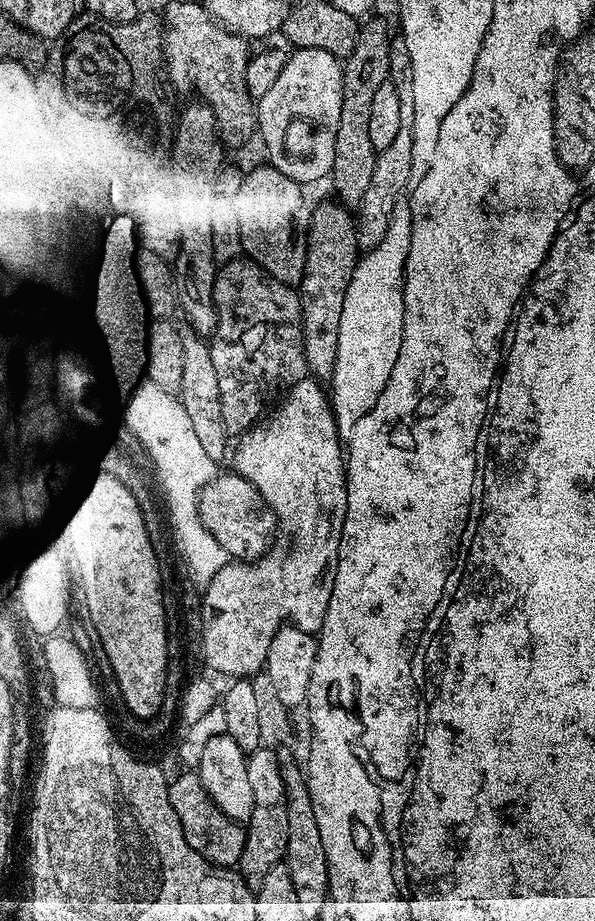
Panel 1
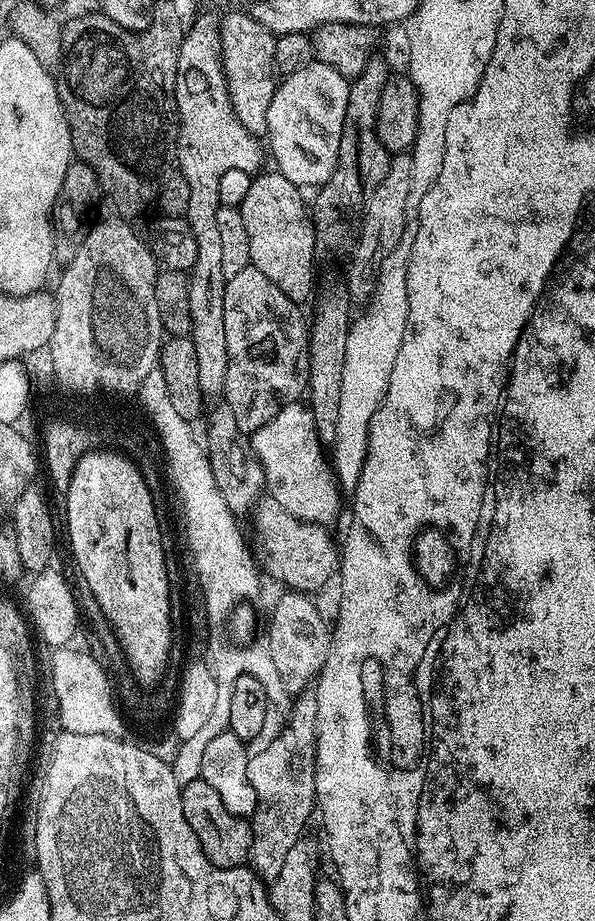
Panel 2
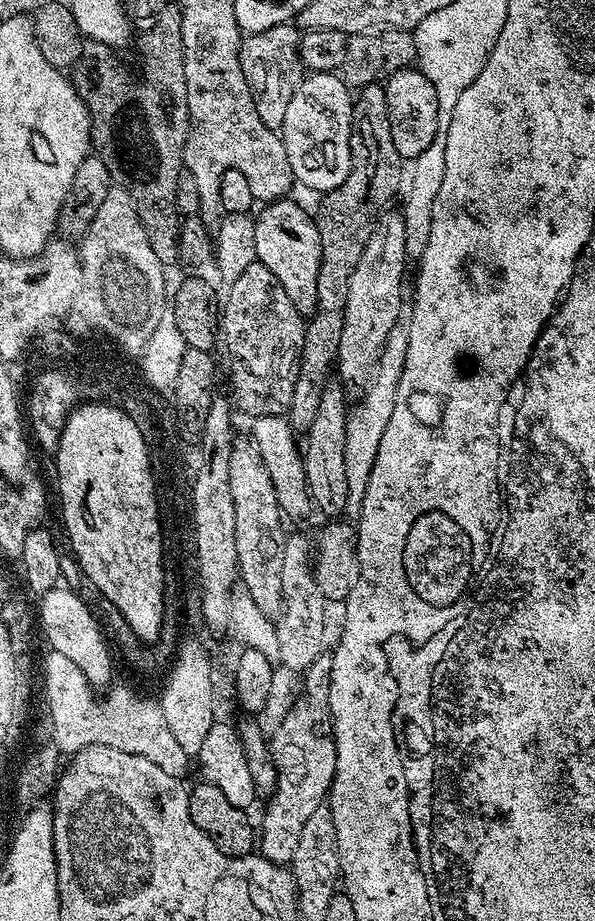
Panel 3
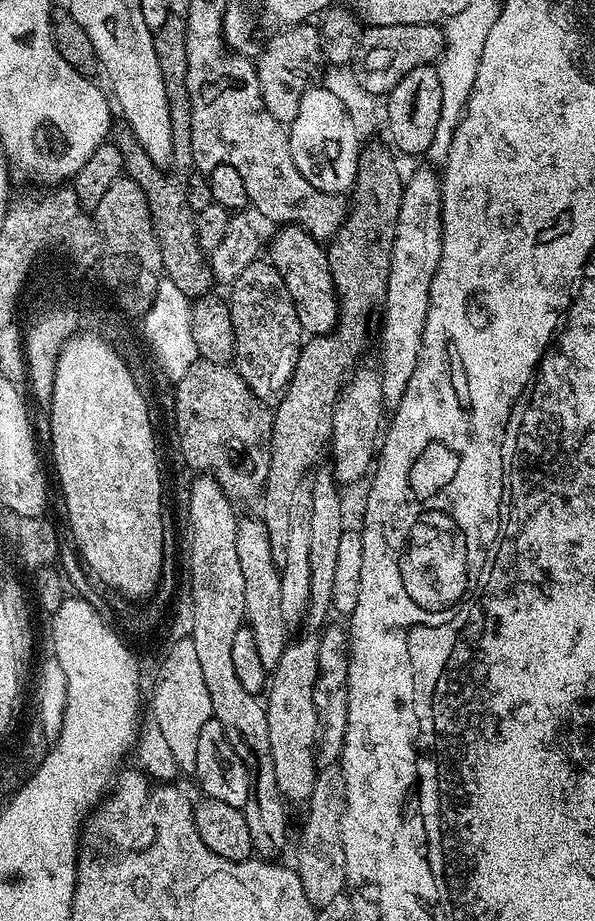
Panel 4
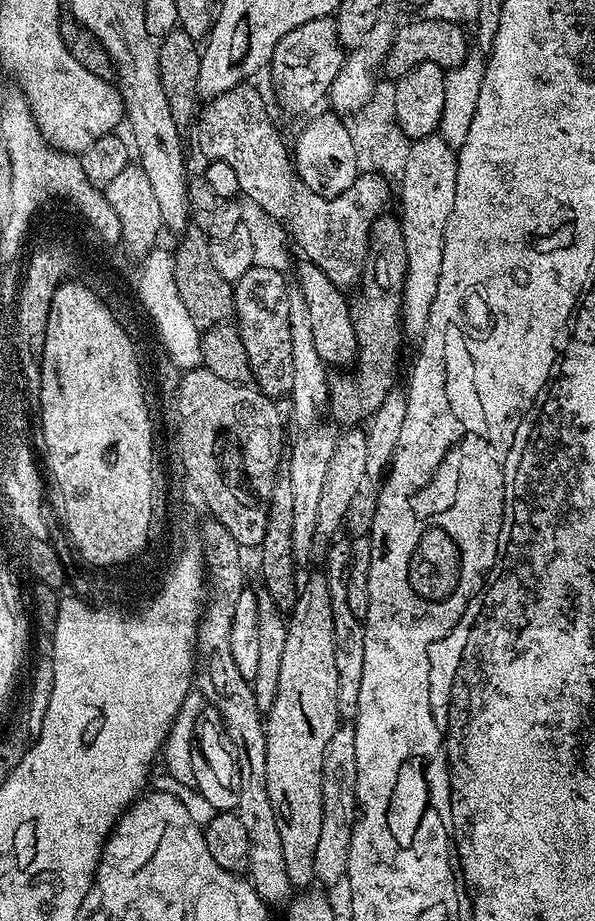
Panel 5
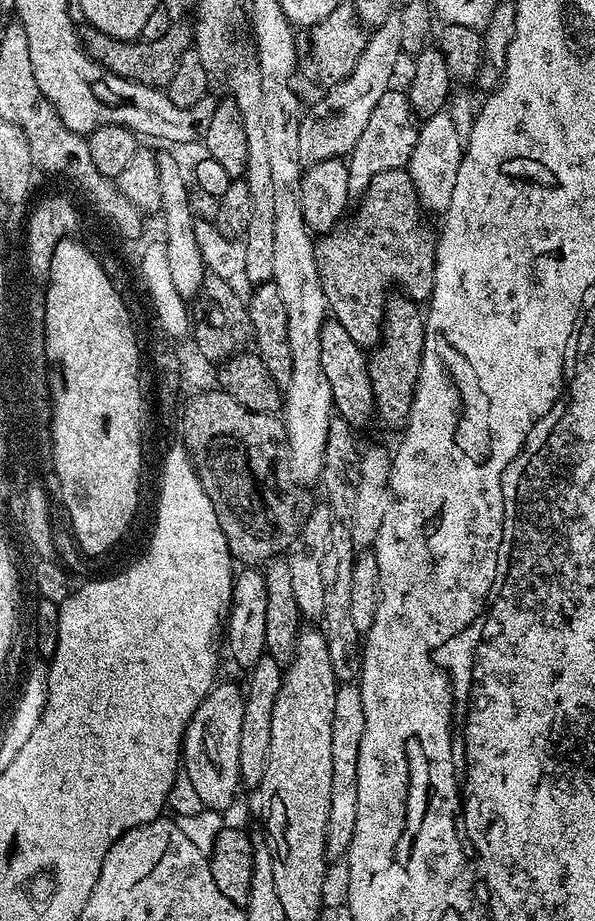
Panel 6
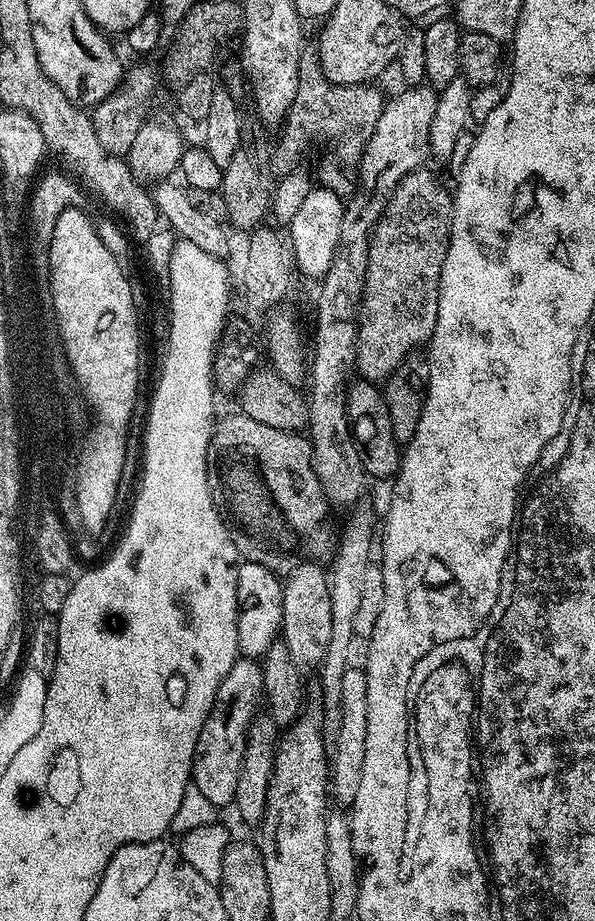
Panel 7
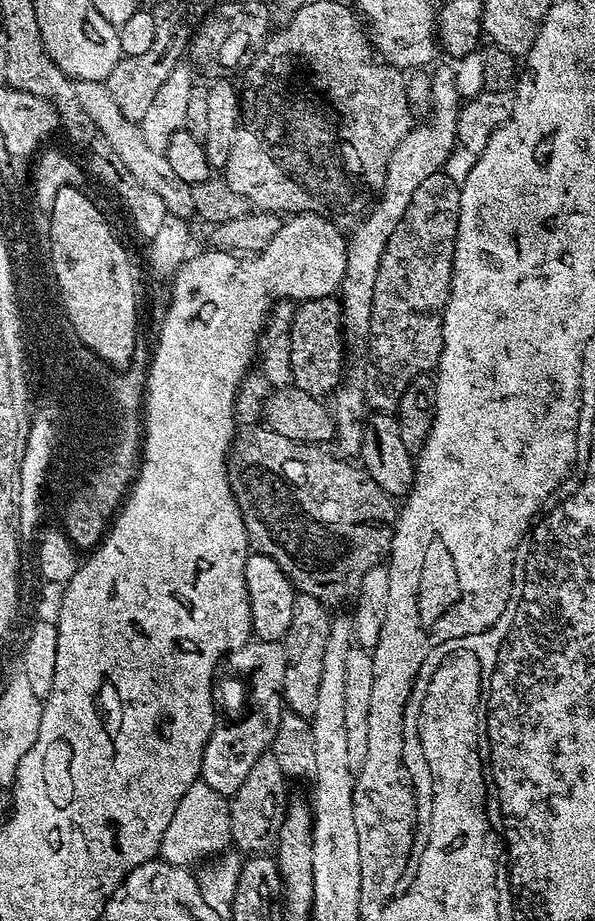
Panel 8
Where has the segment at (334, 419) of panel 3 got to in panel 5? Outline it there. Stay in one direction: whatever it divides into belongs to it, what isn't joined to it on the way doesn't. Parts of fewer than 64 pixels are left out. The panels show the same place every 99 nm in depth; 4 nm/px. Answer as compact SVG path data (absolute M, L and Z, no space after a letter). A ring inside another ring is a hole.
M323 571L303 581L297 591L296 601L286 616L286 647L282 649L282 667L278 674L278 694L274 694L274 706L266 714L266 794L270 794L270 806L278 818L278 834L282 838L282 859L286 861L286 874L292 888L304 890L316 880L314 874L314 849L318 846L322 830L322 754L326 754L326 742L338 726L342 715L339 707L340 679L334 662L334 614L330 606L328 578Z

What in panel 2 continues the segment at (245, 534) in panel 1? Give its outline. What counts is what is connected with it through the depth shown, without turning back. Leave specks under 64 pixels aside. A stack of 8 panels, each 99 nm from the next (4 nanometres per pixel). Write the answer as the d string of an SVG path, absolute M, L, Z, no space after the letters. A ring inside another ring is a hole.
M261 498L251 513L252 528L256 531L256 540L260 543L260 552L264 555L262 568L276 580L284 583L283 587L305 594L316 594L319 588L333 583L340 567L341 549L328 537L329 529L322 524L311 524L294 518L277 500Z

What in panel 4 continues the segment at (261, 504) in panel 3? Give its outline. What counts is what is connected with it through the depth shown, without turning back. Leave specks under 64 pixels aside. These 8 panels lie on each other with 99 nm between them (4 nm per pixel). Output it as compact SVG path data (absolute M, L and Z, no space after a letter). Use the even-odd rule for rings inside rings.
M241 519L236 529L238 530L238 562L242 566L242 578L246 581L246 610L244 611L246 624L254 634L254 642L258 645L262 666L271 670L278 666L284 649L290 643L290 635L288 636L290 616L282 610L280 564L272 553L270 534L266 530L263 519Z

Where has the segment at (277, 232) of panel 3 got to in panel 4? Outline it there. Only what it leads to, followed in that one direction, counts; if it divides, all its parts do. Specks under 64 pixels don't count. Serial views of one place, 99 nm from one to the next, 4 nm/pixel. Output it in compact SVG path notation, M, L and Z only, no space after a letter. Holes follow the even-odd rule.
M296 224L283 225L277 232L280 233L272 240L270 262L276 267L278 274L282 274L286 290L290 290L301 329L308 336L325 336L335 330L336 323L340 321L340 303L334 290L334 278L330 274L325 245Z

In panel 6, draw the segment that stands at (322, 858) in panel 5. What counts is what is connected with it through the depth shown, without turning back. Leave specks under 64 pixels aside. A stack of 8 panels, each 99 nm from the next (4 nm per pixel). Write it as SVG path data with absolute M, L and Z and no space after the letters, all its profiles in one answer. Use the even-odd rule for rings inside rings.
M359 683L340 684L334 694L334 726L330 730L330 763L334 769L334 774L330 774L330 819L326 821L326 854L329 861L336 862L336 859L347 857L348 847L354 838L354 826L358 822L358 750L362 746L362 734L366 730L366 710L362 710L362 694L360 693Z

